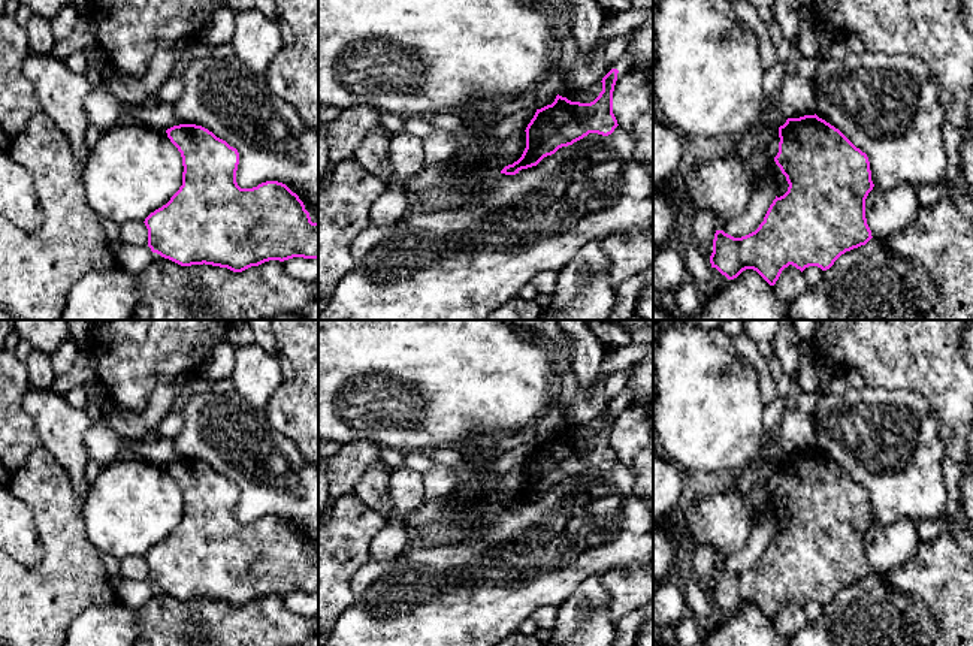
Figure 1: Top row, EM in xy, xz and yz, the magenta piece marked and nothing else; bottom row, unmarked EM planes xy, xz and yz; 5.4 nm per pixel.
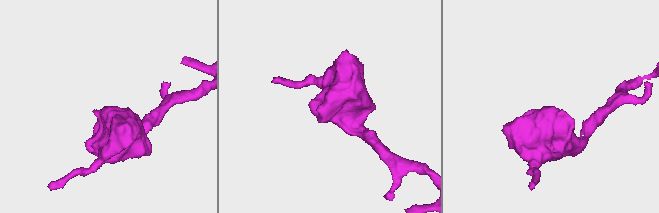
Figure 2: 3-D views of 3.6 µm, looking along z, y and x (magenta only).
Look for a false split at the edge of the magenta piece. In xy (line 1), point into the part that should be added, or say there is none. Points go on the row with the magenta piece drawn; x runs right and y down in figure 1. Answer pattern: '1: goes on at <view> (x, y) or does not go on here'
1: does not go on here

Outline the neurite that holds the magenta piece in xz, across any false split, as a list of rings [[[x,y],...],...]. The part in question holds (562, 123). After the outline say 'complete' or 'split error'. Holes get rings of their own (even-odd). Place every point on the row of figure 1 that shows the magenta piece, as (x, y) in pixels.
[[[617,69],[602,78],[602,91],[590,103],[571,102],[556,96],[552,105],[537,109],[526,127],[526,148],[522,157],[505,166],[501,173],[516,175],[522,169],[537,166],[559,148],[572,145],[589,133],[608,136],[619,126],[613,114],[613,91]]]; complete

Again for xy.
[[[179,124],[166,130],[170,142],[182,157],[182,185],[161,208],[145,218],[148,247],[181,266],[212,265],[242,272],[269,260],[293,257],[318,259],[318,223],[312,223],[303,202],[285,184],[266,181],[253,188],[241,188],[236,182],[239,153],[212,132],[196,124]]]; complete

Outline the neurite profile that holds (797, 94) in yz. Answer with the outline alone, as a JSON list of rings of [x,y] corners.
[[[788,70],[776,94],[783,118],[816,114],[816,85],[813,79]]]

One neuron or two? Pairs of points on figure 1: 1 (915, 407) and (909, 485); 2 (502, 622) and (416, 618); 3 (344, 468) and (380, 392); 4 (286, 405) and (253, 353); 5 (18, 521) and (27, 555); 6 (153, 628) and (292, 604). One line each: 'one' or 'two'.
1: one
2: one
3: two
4: two
5: one
6: two

